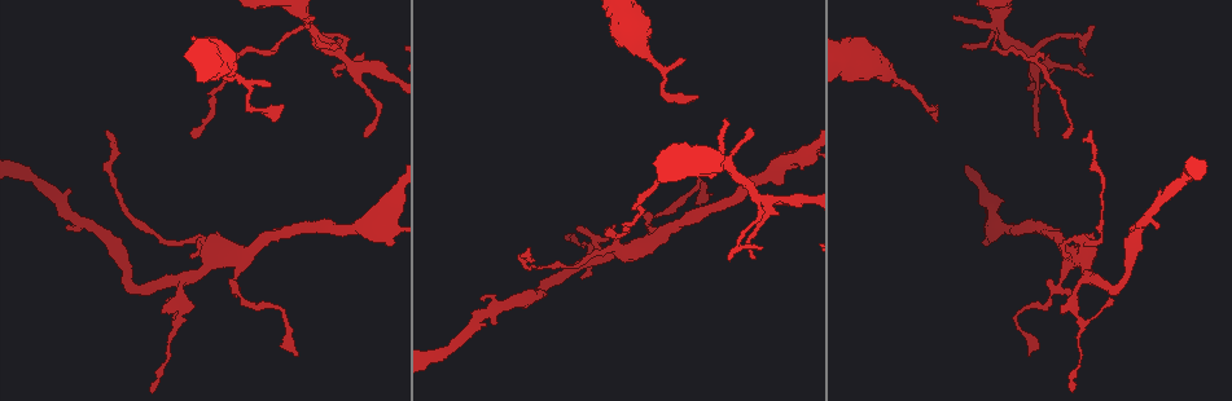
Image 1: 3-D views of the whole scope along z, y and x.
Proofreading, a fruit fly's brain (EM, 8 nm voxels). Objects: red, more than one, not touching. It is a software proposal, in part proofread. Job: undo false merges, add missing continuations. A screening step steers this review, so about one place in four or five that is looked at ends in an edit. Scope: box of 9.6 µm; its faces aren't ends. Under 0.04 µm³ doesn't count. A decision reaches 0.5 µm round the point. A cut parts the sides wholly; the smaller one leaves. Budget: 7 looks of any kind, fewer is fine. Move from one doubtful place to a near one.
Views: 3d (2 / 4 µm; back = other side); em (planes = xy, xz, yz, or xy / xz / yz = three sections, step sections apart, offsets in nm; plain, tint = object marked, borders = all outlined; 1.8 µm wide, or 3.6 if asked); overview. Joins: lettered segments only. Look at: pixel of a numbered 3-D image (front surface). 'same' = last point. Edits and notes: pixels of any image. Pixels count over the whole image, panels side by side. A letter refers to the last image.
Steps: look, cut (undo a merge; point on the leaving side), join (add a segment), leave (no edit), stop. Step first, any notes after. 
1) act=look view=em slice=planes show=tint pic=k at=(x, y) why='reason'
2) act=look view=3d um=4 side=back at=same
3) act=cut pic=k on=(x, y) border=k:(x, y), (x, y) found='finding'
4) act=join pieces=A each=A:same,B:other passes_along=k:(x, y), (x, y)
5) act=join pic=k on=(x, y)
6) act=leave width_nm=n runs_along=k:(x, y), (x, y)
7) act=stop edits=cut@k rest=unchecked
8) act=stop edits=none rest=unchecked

act=look view=em slice=xy step=4 show=borders pic=1 at=(682, 58)

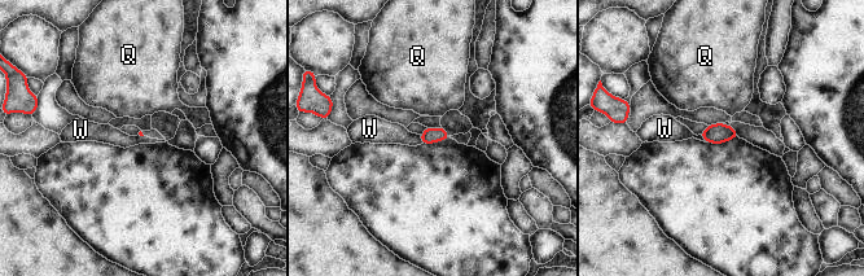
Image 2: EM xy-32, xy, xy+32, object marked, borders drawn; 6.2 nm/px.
act=leave each=Q:other,W:other border=2:(419, 135), (422, 143) found='no lettered segment goes on from it'

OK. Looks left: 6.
act=look view=3d um=2 pic=1 at=(1065, 138) why='branch stops here'

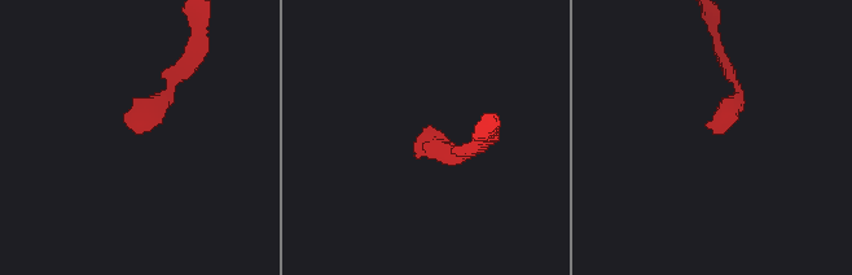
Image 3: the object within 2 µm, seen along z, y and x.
act=look view=em slice=planes show=borders pic=3 at=(713, 132)

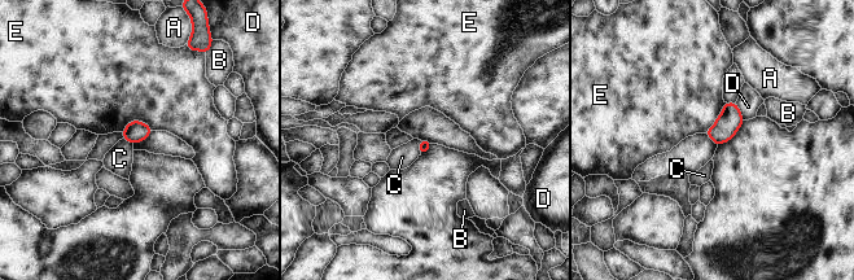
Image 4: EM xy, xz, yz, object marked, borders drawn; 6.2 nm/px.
act=leave each=A:other,B:other,C:other,D:other,E:other border=4:(420, 140), (419, 154) found='none of them fits'

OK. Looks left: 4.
act=look view=em slice=planes show=borders pic=1 at=(996, 26) why='arms part here'

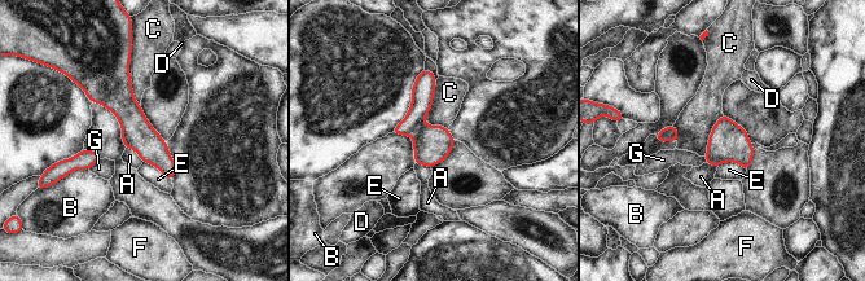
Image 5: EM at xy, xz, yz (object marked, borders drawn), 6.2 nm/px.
act=cut pic=5 on=(422, 92) each=A:other,B:other,C:other,D:other,E:other,F:other,G:other part_leaving=5:(429, 74), (417, 113), (398, 130) found='two neurons meet here'

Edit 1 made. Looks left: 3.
act=stop edits=cut@5 rest=unchecked

